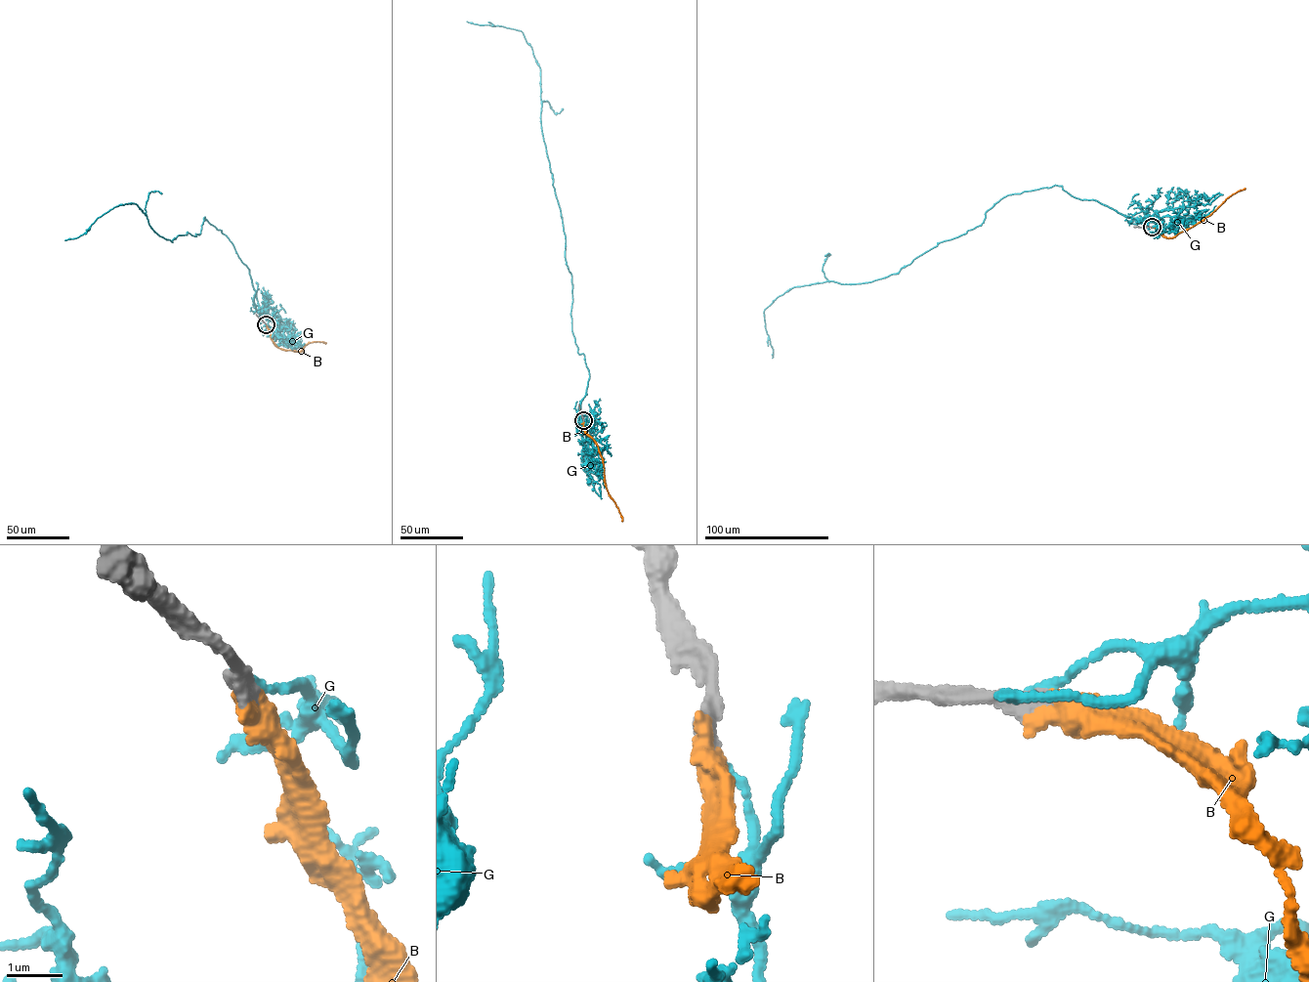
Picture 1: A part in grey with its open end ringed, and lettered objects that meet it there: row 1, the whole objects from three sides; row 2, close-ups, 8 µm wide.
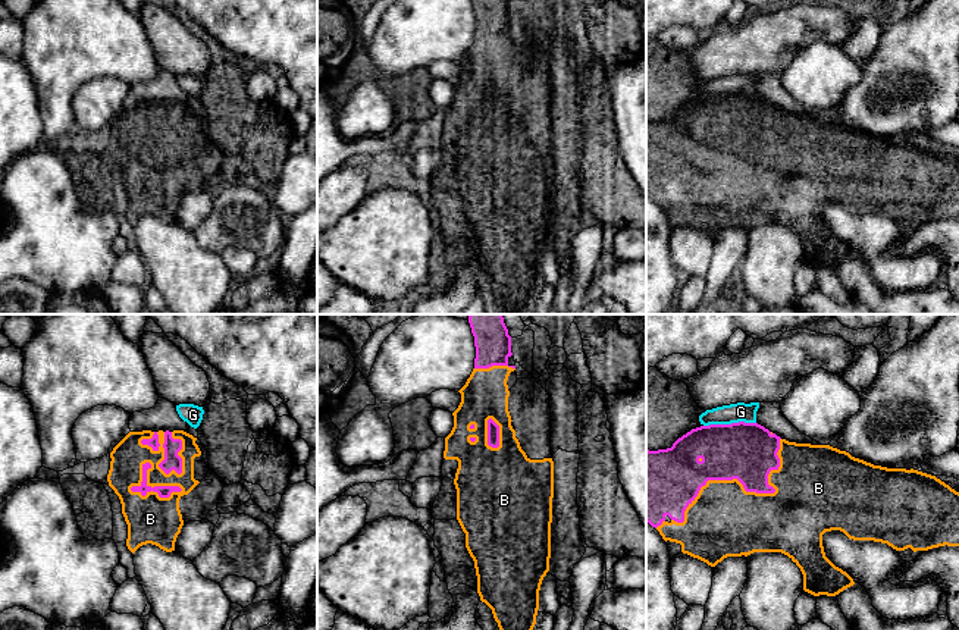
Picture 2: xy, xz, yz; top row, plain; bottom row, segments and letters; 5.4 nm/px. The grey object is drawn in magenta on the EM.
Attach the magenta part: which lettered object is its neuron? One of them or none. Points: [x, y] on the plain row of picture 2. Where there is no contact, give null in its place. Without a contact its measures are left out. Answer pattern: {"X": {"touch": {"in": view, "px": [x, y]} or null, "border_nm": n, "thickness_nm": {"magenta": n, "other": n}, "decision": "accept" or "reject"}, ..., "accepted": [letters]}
{"B": {"touch": {"in": "yz", "px": [743, 157]}, "border_nm": 750, "thickness_nm": {"magenta": 320, "other": 400}, "decision": "accept"}, "G": {"touch": {"in": "yz", "px": [729, 96]}, "border_nm": 280, "thickness_nm": {"magenta": 320, "other": 110}, "decision": "reject"}, "accepted": ["B"]}

